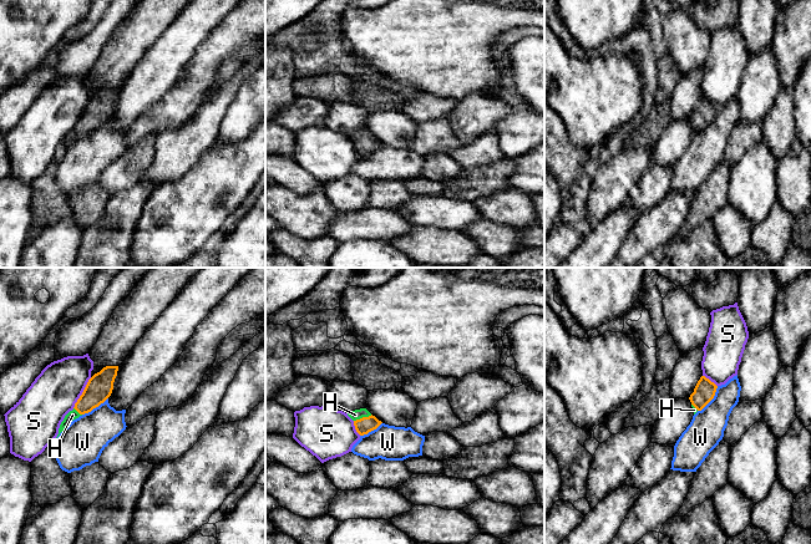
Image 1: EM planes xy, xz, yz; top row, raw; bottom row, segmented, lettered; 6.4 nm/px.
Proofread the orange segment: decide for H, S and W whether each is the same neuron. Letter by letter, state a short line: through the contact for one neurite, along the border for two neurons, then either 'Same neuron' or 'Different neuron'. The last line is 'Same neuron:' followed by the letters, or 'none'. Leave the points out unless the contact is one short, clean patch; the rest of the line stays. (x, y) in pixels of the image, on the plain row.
H: Line: xz (365, 146), (363, 138), (355, 136). Same neuron
S: Different neuron
W: Different neuron
Same neuron: H

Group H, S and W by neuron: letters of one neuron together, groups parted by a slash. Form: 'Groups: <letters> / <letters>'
Groups: H / S / W

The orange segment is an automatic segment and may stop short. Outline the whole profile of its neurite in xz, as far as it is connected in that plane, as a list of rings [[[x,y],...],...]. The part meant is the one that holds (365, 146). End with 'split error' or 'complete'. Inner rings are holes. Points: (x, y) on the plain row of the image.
[[[366,129],[351,132],[348,137],[354,142],[355,151],[360,157],[368,156],[382,144]]] | split error

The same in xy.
[[[106,87],[88,101],[74,131],[61,143],[57,158],[74,141],[91,133],[111,117],[117,92],[118,87]]] | split error

